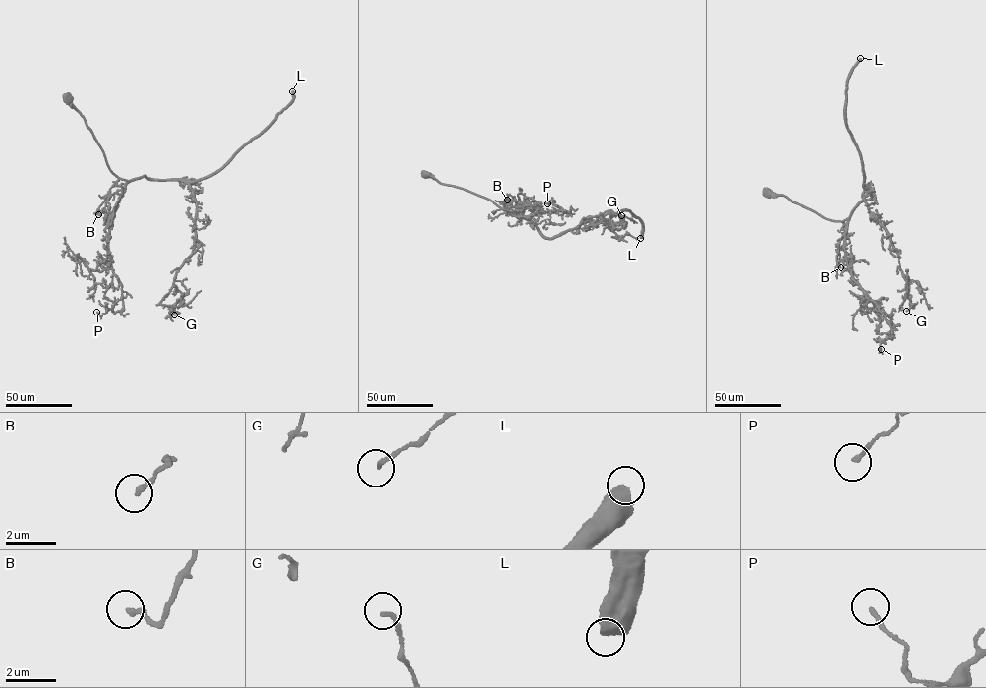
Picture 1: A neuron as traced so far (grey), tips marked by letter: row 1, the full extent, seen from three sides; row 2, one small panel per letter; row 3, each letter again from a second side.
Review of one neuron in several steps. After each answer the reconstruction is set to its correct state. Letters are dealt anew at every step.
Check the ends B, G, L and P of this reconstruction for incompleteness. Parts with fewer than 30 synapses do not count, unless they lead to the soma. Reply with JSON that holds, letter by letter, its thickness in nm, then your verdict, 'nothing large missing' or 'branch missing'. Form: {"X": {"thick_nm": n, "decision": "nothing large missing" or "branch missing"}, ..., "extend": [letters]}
{"B": {"thick_nm": 200, "decision": "nothing large missing"}, "G": {"thick_nm": 170, "decision": "nothing large missing"}, "L": {"thick_nm": 550, "decision": "branch missing"}, "P": {"thick_nm": 150, "decision": "nothing large missing"}, "extend": ["L"]}

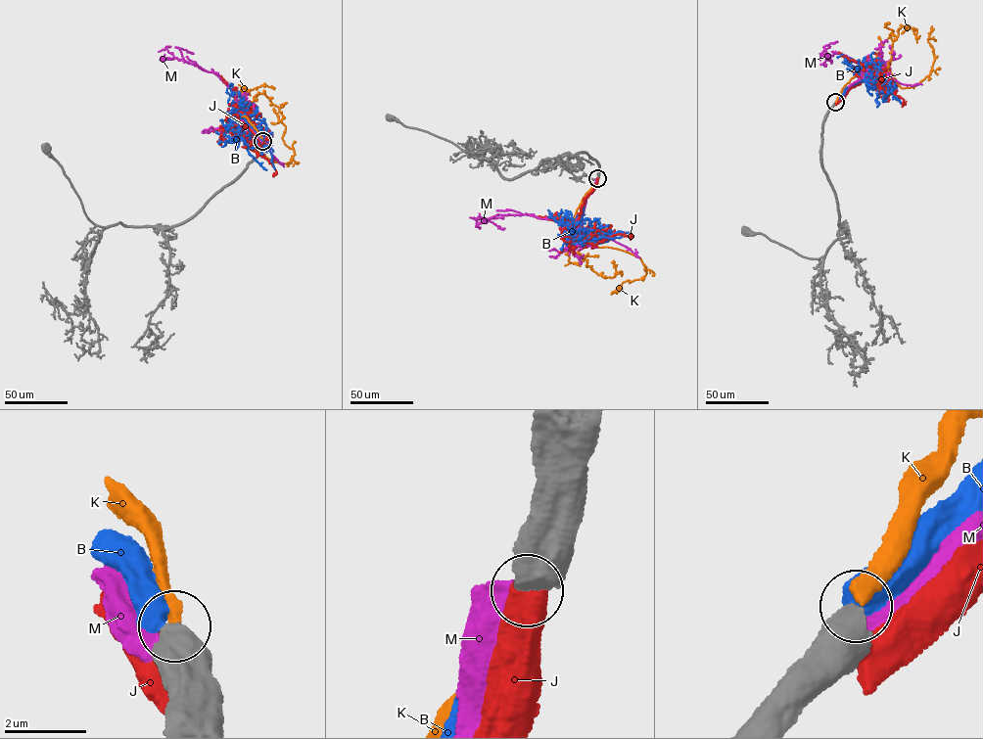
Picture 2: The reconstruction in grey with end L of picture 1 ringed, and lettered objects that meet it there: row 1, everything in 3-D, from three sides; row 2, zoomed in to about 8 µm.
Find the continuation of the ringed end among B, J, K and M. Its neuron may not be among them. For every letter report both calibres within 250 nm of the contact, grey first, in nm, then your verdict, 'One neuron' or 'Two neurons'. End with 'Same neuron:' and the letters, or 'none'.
B: Thickness 600 nm (grey) against 600 nm. Two neurons
J: Thickness 750 nm (grey) against 480 nm. Two neurons
K: Thickness 550 nm (grey) against 360 nm. Two neurons
M: Thickness 750 nm (grey) against 550 nm. Two neurons
Same neuron: none

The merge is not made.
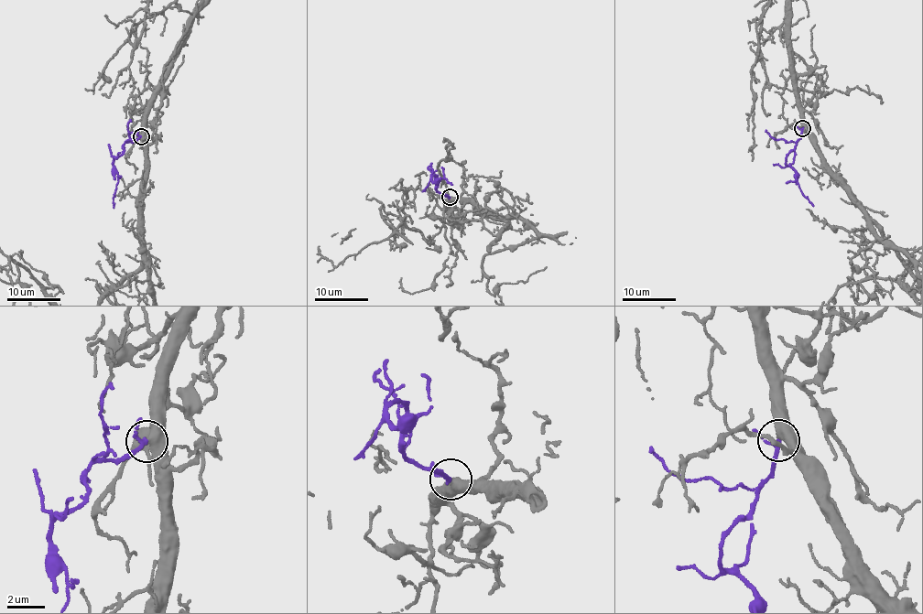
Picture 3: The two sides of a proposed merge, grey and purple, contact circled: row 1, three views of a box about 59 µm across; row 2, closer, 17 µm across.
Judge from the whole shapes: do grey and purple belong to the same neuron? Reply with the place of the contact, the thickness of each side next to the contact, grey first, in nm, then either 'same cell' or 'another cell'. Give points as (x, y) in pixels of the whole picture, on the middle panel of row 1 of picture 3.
place (450, 197); calibres 420 and 180 nm; same cell

